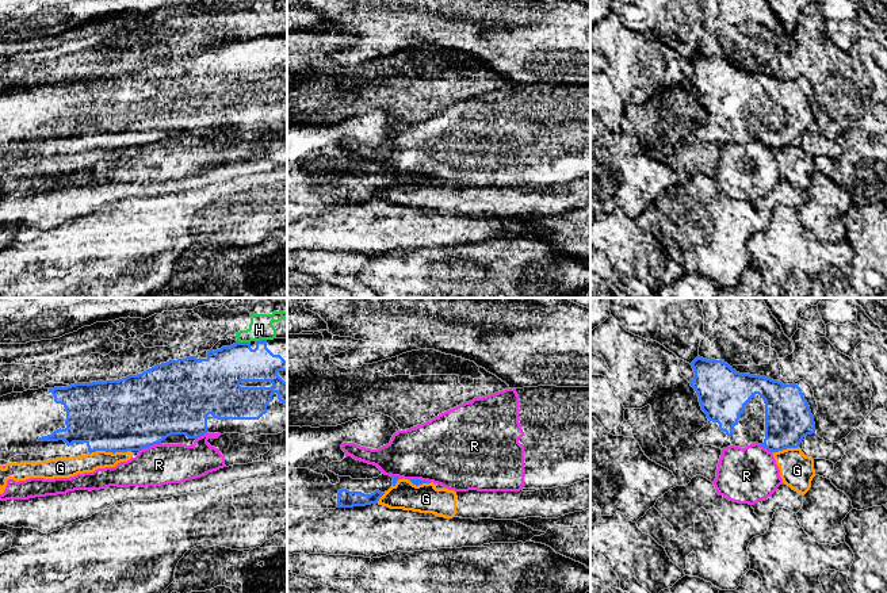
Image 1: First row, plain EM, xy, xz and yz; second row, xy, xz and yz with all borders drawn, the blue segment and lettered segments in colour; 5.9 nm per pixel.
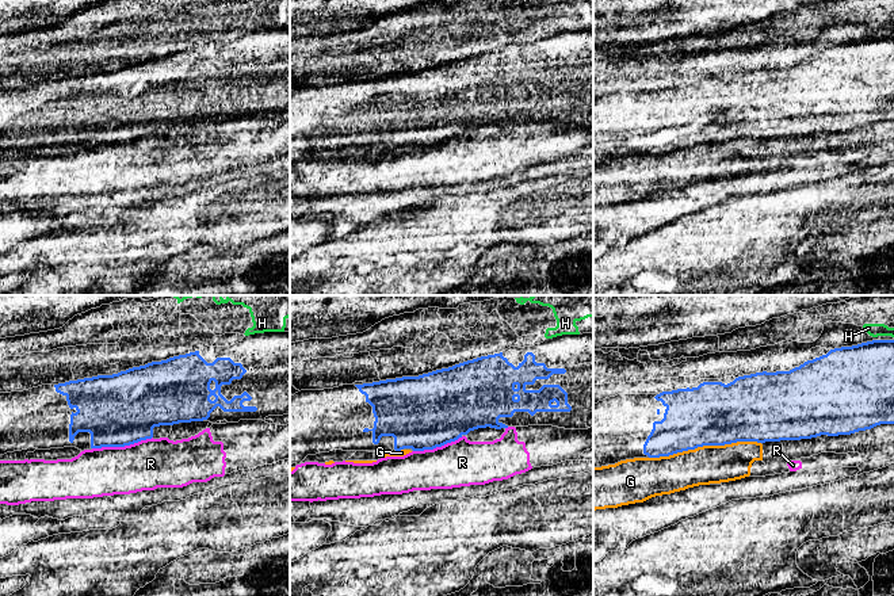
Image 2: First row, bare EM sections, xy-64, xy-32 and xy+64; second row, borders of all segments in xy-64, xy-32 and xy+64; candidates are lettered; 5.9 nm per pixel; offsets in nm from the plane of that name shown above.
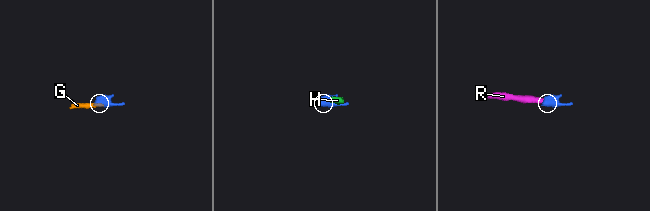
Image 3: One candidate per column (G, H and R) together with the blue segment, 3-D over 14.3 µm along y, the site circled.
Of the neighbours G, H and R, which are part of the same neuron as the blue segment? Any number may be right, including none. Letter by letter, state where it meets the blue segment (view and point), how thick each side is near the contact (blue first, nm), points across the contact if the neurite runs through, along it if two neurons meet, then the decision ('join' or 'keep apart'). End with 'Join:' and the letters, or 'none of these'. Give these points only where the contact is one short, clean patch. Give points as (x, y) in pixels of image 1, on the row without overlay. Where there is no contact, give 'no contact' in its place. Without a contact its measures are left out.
G: xy (110, 148) | 440/110 nm | keep apart
H: xy (260, 37) | 240/140 nm | keep apart
R: xy (149, 142) | 440/240 nm | keep apart
Join: none of these

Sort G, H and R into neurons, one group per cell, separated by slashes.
G / H / R

